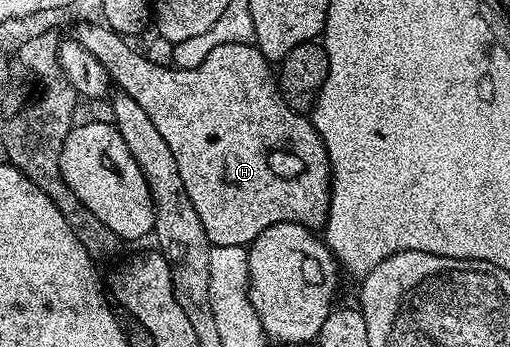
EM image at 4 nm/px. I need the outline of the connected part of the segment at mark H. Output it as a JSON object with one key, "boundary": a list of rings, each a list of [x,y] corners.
{"boundary":[[[105,23],[80,26],[76,33],[76,40],[88,51],[92,51],[92,55],[96,55],[96,59],[100,59],[103,67],[110,72],[111,82],[121,92],[132,95],[132,99],[136,99],[136,103],[140,103],[140,108],[148,115],[148,119],[152,119],[152,123],[156,123],[156,131],[160,131],[164,143],[168,143],[168,147],[172,147],[172,155],[176,155],[176,168],[180,171],[180,179],[184,179],[184,191],[188,191],[188,199],[192,199],[192,207],[196,207],[196,215],[200,215],[200,223],[204,223],[204,235],[208,235],[208,239],[214,245],[223,245],[231,250],[235,247],[249,246],[250,242],[256,239],[256,235],[260,235],[260,231],[285,221],[295,221],[297,225],[302,225],[311,231],[321,230],[325,226],[326,216],[331,209],[330,156],[326,153],[326,148],[316,131],[313,120],[309,116],[298,113],[292,107],[288,107],[288,103],[282,98],[282,92],[278,90],[278,78],[275,70],[272,68],[271,62],[266,60],[266,56],[258,50],[257,45],[224,43],[220,47],[216,47],[216,51],[212,51],[212,55],[208,55],[208,59],[204,59],[204,63],[200,63],[200,67],[195,69],[171,67],[169,69],[166,65],[157,65],[156,62],[141,57],[136,50],[130,49],[129,43],[126,42],[129,40],[123,34],[115,33]]]}

